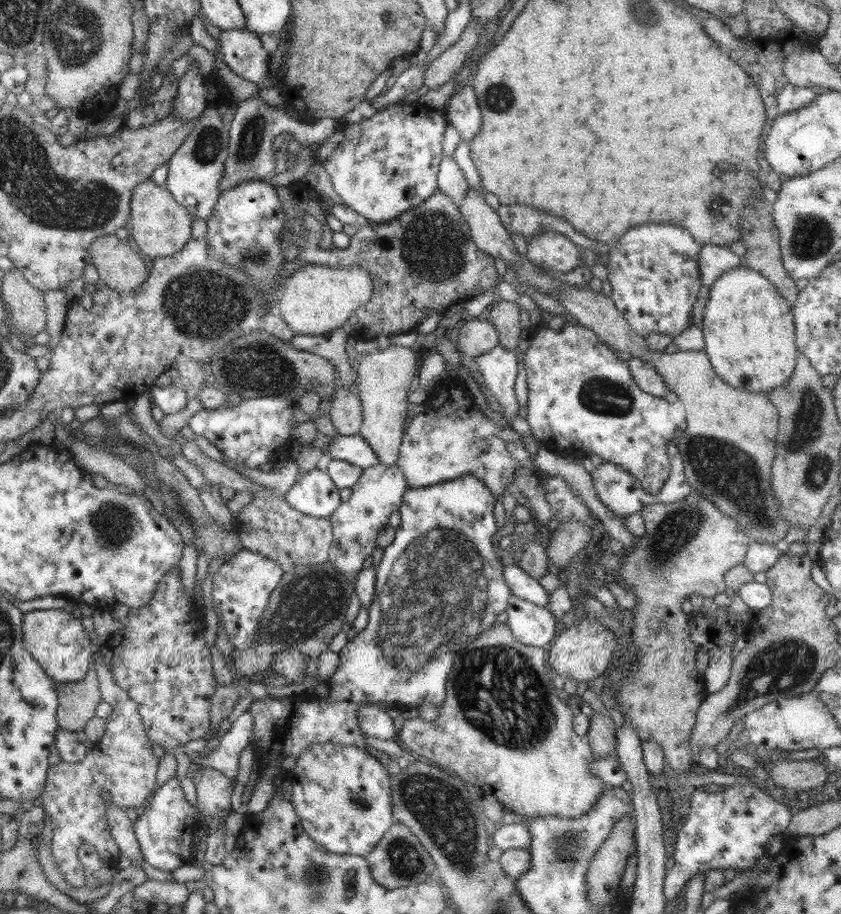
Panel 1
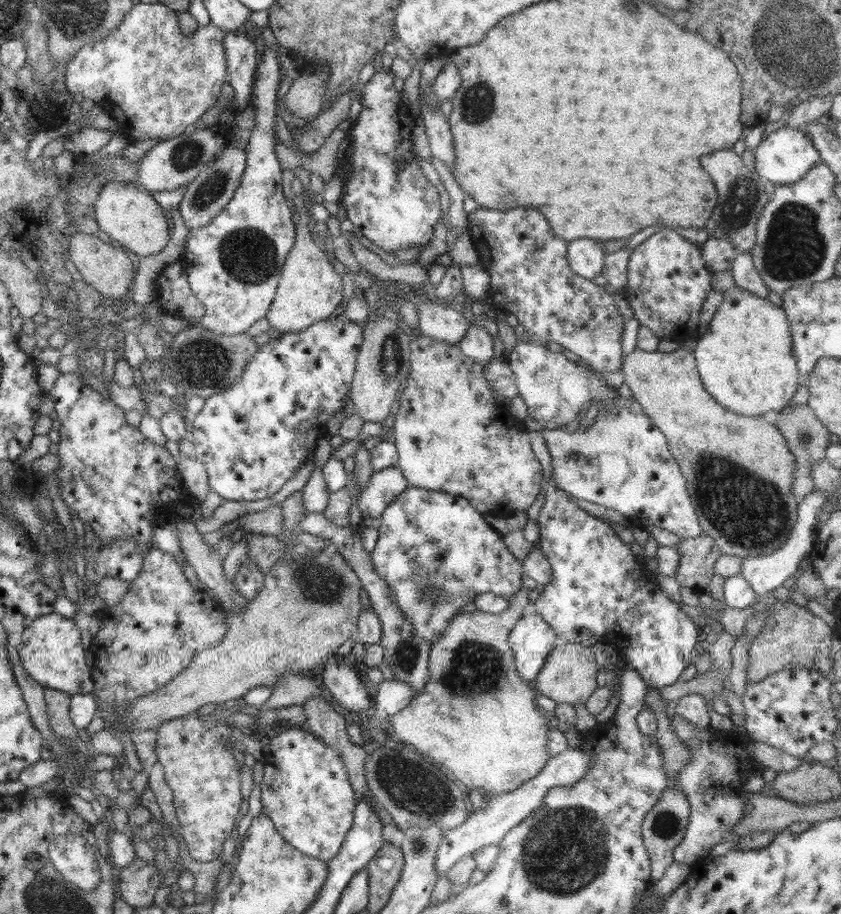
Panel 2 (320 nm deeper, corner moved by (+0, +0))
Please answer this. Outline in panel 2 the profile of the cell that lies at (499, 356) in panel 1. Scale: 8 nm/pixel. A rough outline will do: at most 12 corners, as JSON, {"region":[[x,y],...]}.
{"region":[[471,323],[457,347],[486,366],[494,357],[492,336]]}

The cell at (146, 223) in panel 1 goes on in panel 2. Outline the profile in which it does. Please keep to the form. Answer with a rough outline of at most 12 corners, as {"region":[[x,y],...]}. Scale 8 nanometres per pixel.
{"region":[[130,183],[104,184],[94,219],[128,252],[156,256],[166,211]]}

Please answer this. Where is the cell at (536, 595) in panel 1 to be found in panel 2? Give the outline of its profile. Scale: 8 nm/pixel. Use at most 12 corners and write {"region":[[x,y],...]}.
{"region":[[543,480],[532,610],[559,642],[680,680],[696,623],[604,518]]}

